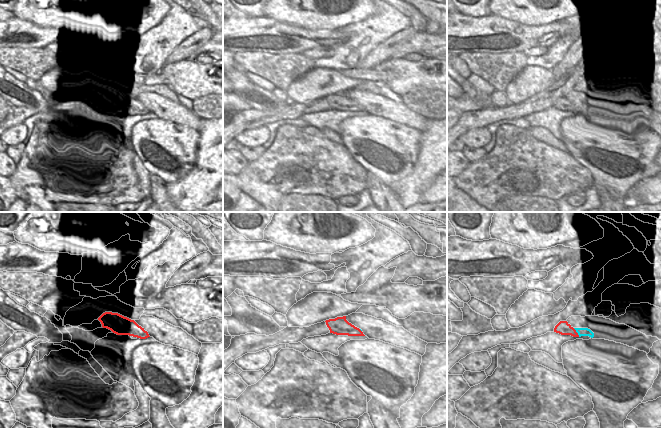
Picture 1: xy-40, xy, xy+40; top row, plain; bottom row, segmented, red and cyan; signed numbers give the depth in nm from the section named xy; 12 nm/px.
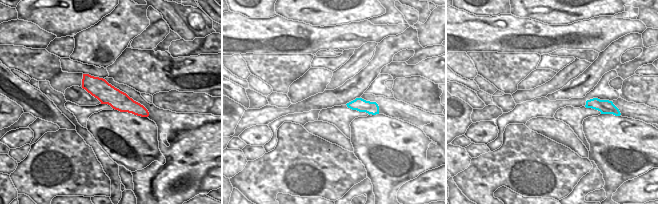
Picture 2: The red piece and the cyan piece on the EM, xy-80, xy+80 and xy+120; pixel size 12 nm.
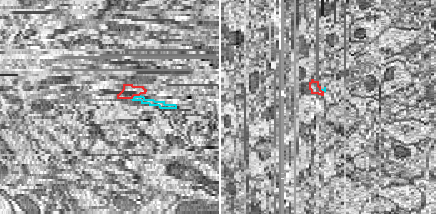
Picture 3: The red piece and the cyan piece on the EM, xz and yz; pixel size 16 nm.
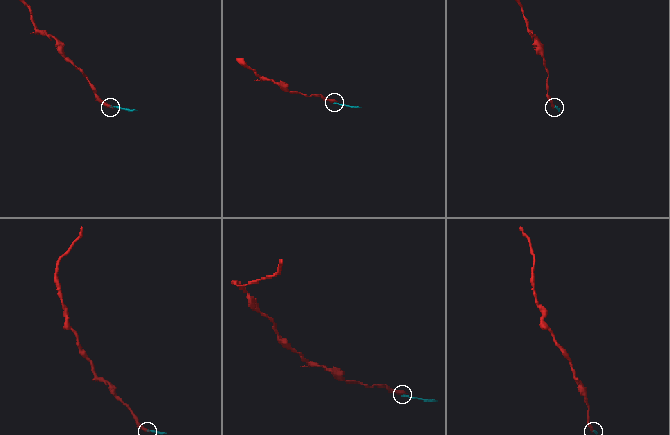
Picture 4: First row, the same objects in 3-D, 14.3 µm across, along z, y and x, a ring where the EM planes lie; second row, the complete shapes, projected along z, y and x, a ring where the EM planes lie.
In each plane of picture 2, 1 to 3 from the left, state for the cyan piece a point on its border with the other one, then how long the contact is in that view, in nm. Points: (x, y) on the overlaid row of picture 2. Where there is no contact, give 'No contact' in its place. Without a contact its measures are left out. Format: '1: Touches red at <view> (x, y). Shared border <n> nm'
1: No contact
2: No contact
3: No contact.

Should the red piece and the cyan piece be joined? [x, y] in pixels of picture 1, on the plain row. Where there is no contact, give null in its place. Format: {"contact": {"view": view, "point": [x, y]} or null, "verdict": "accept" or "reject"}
{"contact": {"view": "xy+40", "point": [576, 108]}, "verdict": "accept"}

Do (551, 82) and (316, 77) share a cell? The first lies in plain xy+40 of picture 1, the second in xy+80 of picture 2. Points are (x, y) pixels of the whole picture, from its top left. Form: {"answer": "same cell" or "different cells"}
{"answer": "same cell"}

